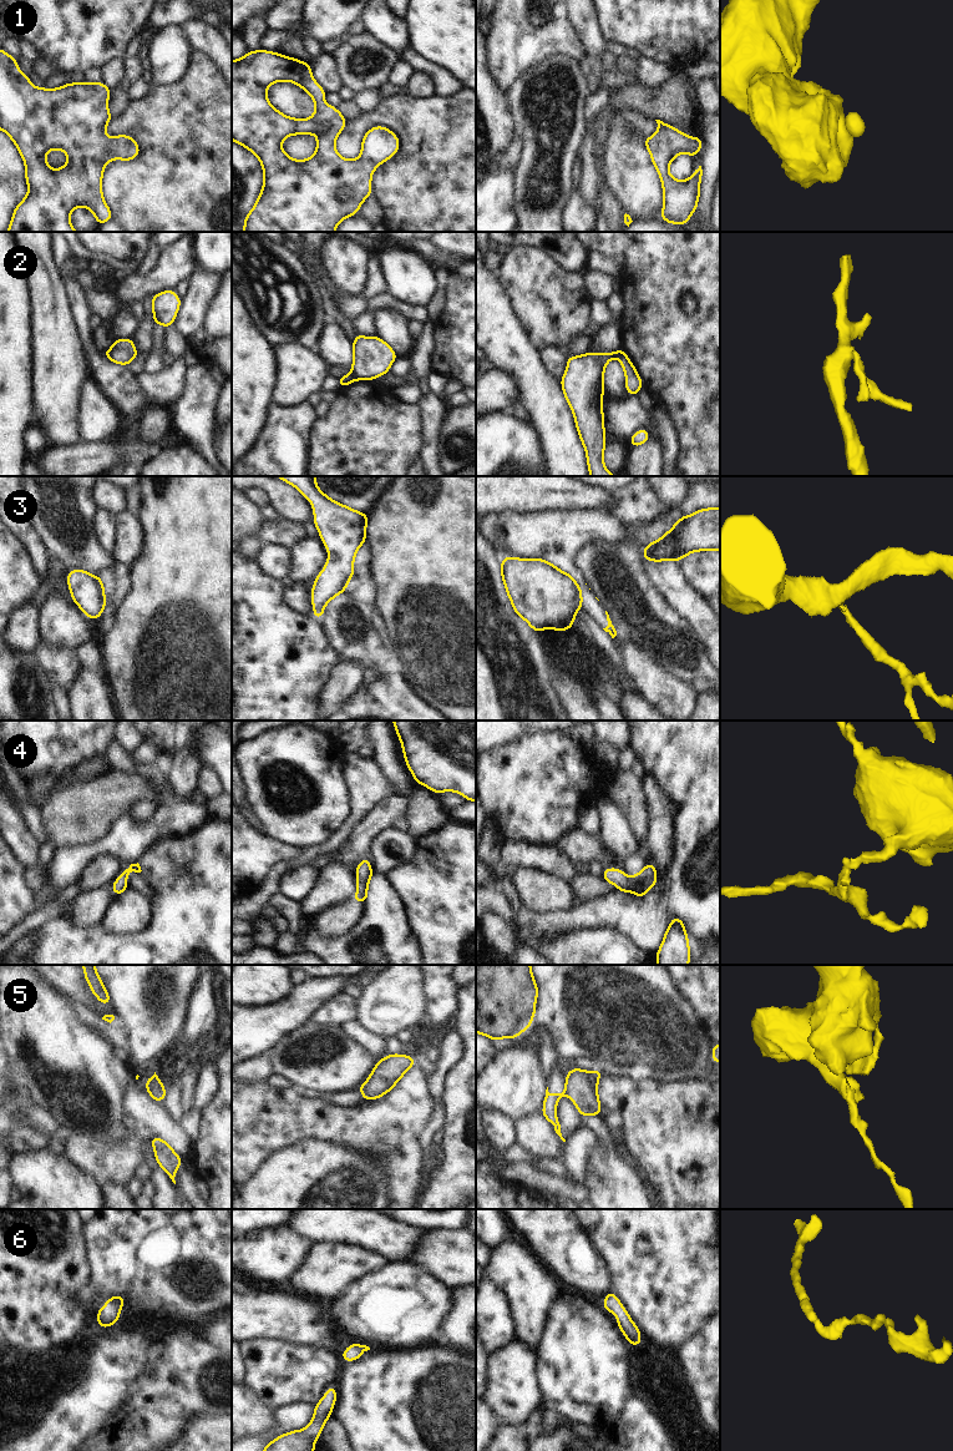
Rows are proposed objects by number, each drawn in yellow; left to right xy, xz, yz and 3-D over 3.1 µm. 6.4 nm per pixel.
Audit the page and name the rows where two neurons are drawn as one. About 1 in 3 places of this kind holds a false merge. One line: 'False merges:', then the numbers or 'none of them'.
False merges: 2, 3, 5

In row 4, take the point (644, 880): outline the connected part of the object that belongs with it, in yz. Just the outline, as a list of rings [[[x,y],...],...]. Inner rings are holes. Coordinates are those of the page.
[[[650,861],[634,876],[627,876],[624,870],[608,868],[602,874],[603,879],[617,886],[622,893],[633,891],[635,896],[643,898],[657,883],[657,868]]]

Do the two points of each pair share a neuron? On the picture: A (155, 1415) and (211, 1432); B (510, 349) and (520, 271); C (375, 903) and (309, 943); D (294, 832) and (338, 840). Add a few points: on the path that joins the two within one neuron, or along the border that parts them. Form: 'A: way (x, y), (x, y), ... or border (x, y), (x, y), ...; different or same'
A: border (214, 1415), (196, 1415), (177, 1437); different
B: border (502, 288), (528, 340); different
C: way (369, 923), (345, 945), (329, 945); same
D: border (349, 817), (324, 842), (314, 848); different

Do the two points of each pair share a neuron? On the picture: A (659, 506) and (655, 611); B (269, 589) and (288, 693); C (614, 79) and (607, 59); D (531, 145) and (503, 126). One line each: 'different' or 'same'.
A: same
B: same
C: different
D: different

